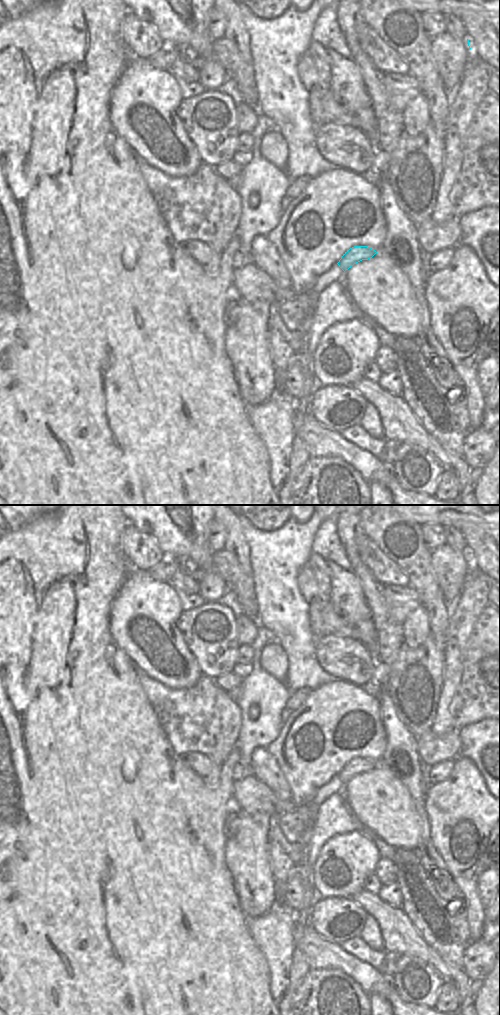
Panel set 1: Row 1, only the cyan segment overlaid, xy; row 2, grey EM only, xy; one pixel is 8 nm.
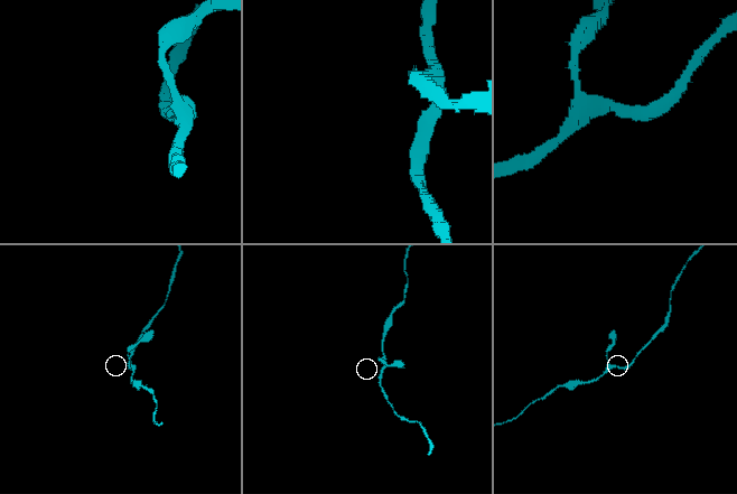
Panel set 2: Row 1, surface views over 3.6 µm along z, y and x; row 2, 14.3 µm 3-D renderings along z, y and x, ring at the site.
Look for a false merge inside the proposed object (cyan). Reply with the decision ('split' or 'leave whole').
leave whole

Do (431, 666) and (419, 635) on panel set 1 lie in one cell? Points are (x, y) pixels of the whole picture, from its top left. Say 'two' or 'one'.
two

